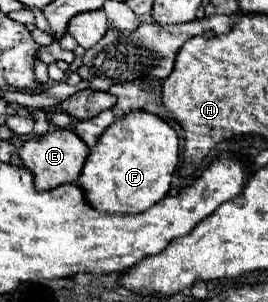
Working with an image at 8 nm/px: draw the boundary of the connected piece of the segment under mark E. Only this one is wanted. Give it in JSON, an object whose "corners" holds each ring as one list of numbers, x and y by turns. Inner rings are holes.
{"corners":[[59,128,51,134,43,134,43,136,33,136,19,150,19,158,21,158,23,166,35,174,37,190,53,190,59,184,77,182,81,176,81,168,87,160,87,154,89,154,87,144,69,128]]}

